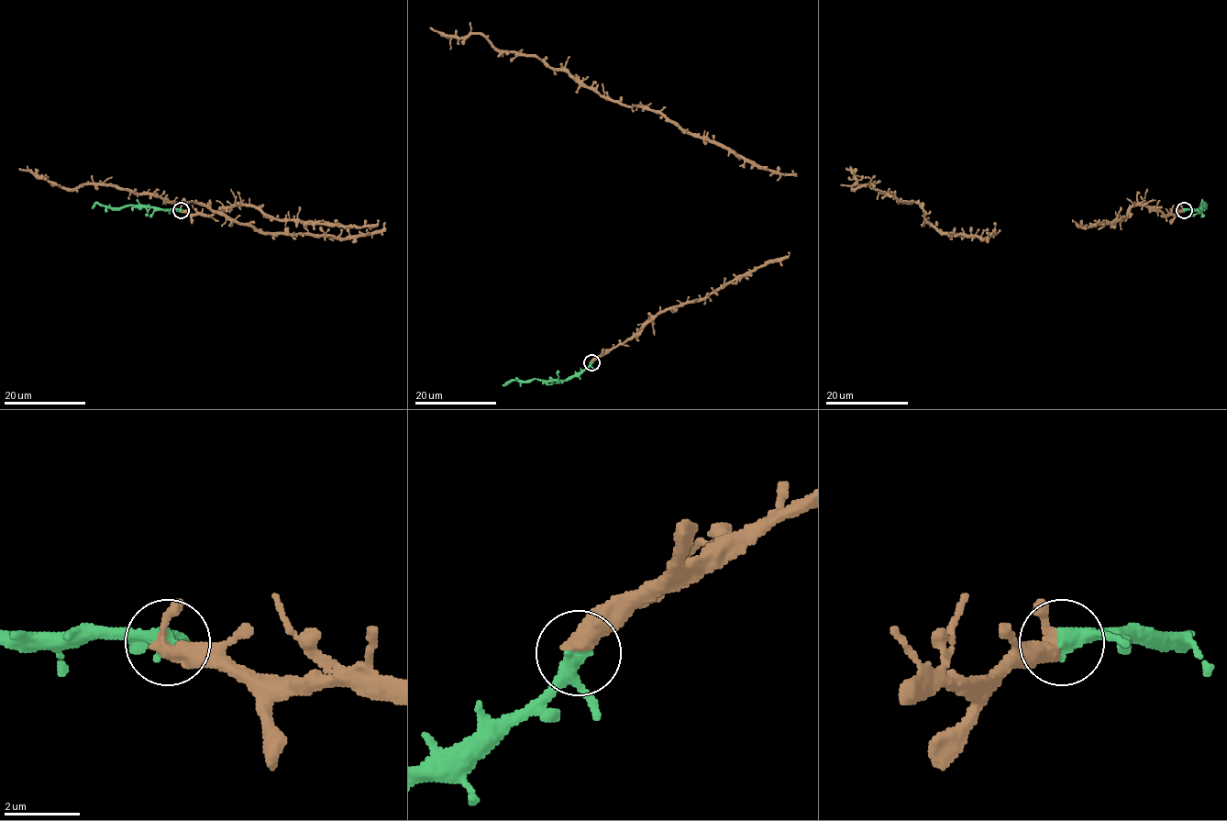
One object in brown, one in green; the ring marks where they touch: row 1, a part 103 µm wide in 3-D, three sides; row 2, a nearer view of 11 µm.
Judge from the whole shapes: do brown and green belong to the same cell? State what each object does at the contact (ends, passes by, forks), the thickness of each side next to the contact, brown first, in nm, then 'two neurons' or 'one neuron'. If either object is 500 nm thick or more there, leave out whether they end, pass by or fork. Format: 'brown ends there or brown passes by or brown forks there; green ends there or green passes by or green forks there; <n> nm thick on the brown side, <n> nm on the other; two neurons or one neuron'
brown passes by; green passes by; 400 nm thick on the brown side, 320 nm on the other; one neuron

